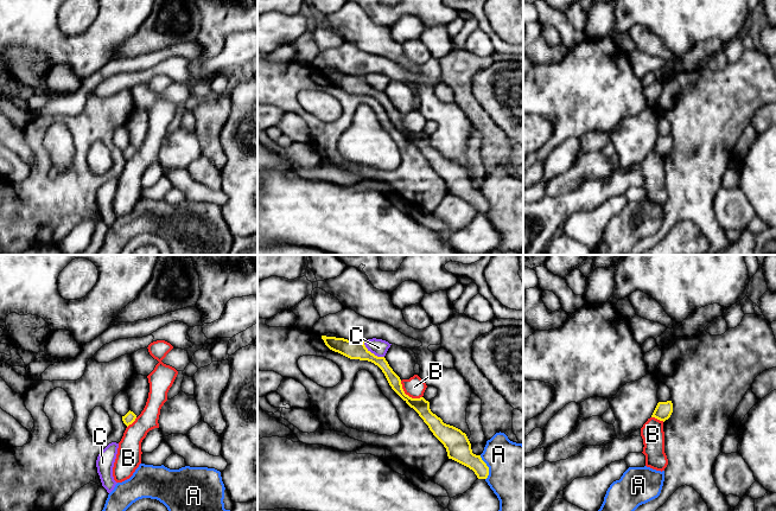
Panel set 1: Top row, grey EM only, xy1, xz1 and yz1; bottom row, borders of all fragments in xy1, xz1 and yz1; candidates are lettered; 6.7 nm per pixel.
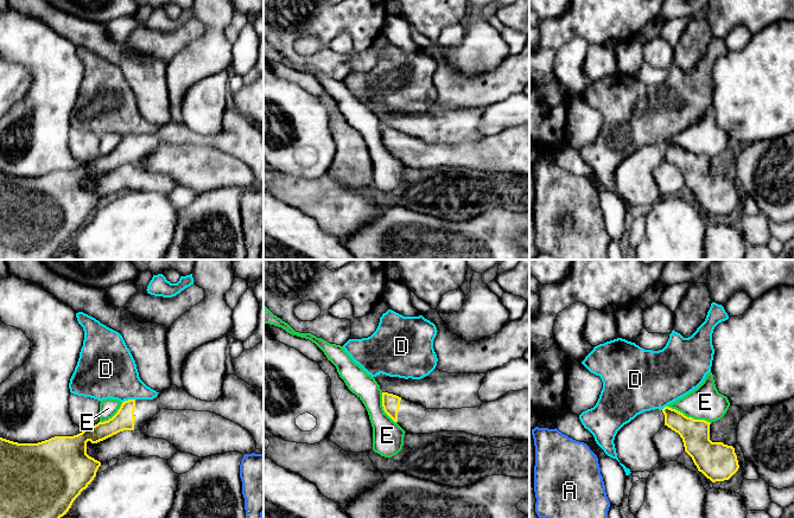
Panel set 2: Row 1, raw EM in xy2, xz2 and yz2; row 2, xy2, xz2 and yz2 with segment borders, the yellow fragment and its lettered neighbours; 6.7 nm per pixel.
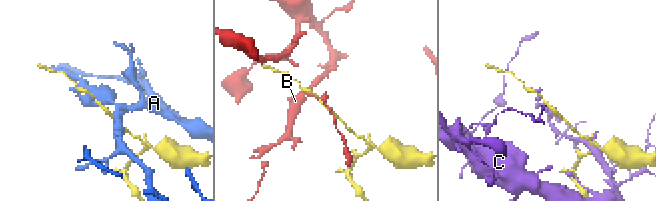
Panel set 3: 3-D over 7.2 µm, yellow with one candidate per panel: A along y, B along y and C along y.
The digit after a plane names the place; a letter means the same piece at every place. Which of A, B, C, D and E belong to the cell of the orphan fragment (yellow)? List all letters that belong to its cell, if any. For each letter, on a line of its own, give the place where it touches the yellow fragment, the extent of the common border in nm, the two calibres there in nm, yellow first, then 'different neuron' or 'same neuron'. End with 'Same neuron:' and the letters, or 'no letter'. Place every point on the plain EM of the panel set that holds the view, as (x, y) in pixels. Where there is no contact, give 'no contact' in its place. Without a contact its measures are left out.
A: contact xz1 (488, 202); length 170 nm; calibres 170 and 440 nm; different neuron
B: contact xz1 (407, 129); length 190 nm; calibres 100 and 140 nm; different neuron
C: contact xz1 (373, 88); length 180 nm; calibres 130 and 110 nm; different neuron
D: contact xy2 (128, 134); length 90 nm; calibres 140 and 380 nm; different neuron
E: contact yz2 (688, 152); length 320 nm; calibres 190 and 220 nm; different neuron
Same neuron: no letter

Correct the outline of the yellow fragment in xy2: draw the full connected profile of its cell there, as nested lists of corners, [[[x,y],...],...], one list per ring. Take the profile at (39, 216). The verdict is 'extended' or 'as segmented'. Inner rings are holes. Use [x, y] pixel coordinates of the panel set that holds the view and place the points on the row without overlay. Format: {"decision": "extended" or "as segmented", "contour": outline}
{"decision": "extended", "contour": [[[226,109],[222,130],[214,136],[192,132],[184,123],[172,120],[153,134],[128,134],[117,147],[104,156],[84,164],[74,171],[55,171],[38,178],[18,178],[0,172],[0,260],[53,260],[66,249],[74,235],[96,211],[101,197],[87,188],[87,177],[97,178],[123,165],[142,165],[144,160],[161,143],[210,146],[241,160],[253,171],[256,184],[263,187],[263,130],[235,109]]]}

